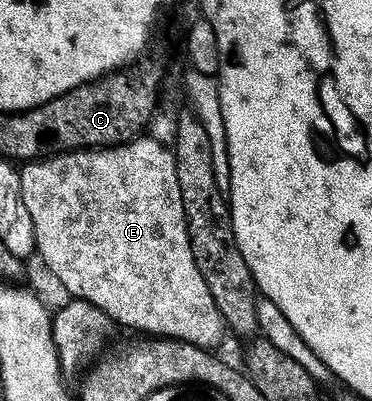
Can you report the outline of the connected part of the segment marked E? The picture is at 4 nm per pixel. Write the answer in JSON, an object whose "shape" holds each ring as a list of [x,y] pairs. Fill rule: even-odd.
{"shape":[[[149,136],[136,137],[134,141],[129,141],[125,145],[107,145],[104,149],[75,149],[72,153],[58,153],[48,159],[38,159],[20,166],[21,197],[34,224],[35,253],[37,257],[41,256],[42,263],[53,272],[54,279],[69,292],[70,298],[99,307],[118,326],[126,325],[129,329],[142,329],[145,332],[142,334],[145,335],[186,341],[200,349],[213,351],[218,348],[216,345],[227,337],[225,317],[219,315],[219,307],[215,307],[215,299],[211,299],[211,291],[191,251],[191,239],[187,231],[187,219],[183,215],[183,199],[179,195],[172,148],[166,142],[164,145],[163,142]]]}

